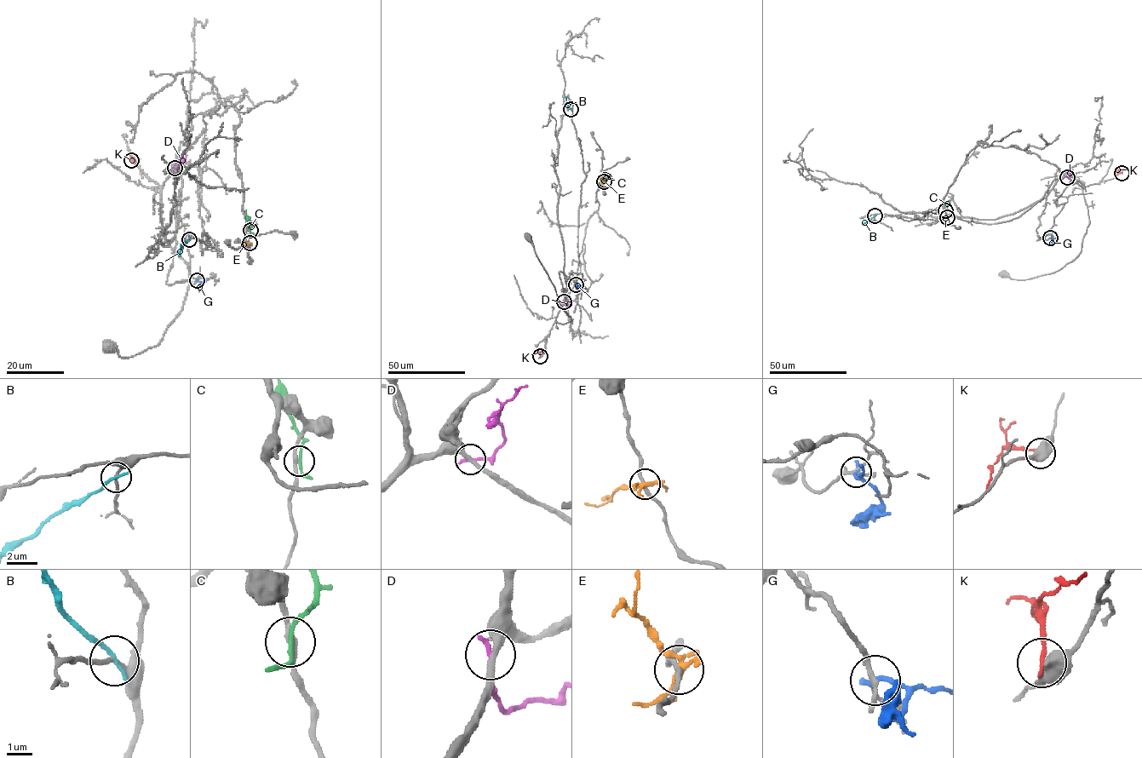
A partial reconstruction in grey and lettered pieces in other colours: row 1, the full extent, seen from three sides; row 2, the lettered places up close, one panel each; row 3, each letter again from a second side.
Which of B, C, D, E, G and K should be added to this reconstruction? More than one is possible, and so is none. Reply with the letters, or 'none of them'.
none of them

